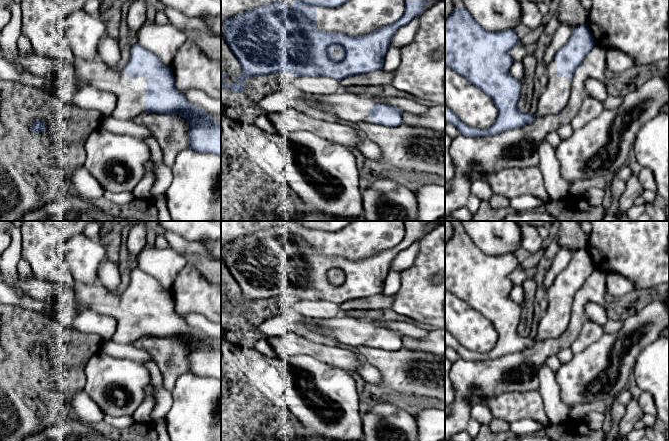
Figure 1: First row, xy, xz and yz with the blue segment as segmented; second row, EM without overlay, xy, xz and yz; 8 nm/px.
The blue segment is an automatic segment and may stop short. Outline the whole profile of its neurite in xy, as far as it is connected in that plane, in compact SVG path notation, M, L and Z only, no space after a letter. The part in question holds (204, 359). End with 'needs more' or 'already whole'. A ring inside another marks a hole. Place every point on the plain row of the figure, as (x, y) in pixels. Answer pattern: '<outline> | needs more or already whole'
M139 267L131 272L131 280L123 293L107 290L99 281L93 284L74 282L74 296L90 311L109 315L117 321L113 341L121 345L135 344L136 340L147 337L178 338L188 347L189 372L199 377L213 377L221 381L221 347L214 347L203 333L190 328L183 317L175 311L171 291L165 290L160 282Z | needs more

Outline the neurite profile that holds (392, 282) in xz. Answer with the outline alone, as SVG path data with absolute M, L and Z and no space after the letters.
M390 271L384 282L384 289L382 294L387 296L395 295L400 288L401 273L399 271Z

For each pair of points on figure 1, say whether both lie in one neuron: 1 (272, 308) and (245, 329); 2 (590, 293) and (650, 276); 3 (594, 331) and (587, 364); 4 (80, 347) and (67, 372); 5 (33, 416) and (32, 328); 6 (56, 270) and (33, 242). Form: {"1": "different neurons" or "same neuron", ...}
{"1": "same neuron", "2": "different neurons", "3": "different neurons", "4": "same neuron", "5": "same neuron", "6": "same neuron"}

